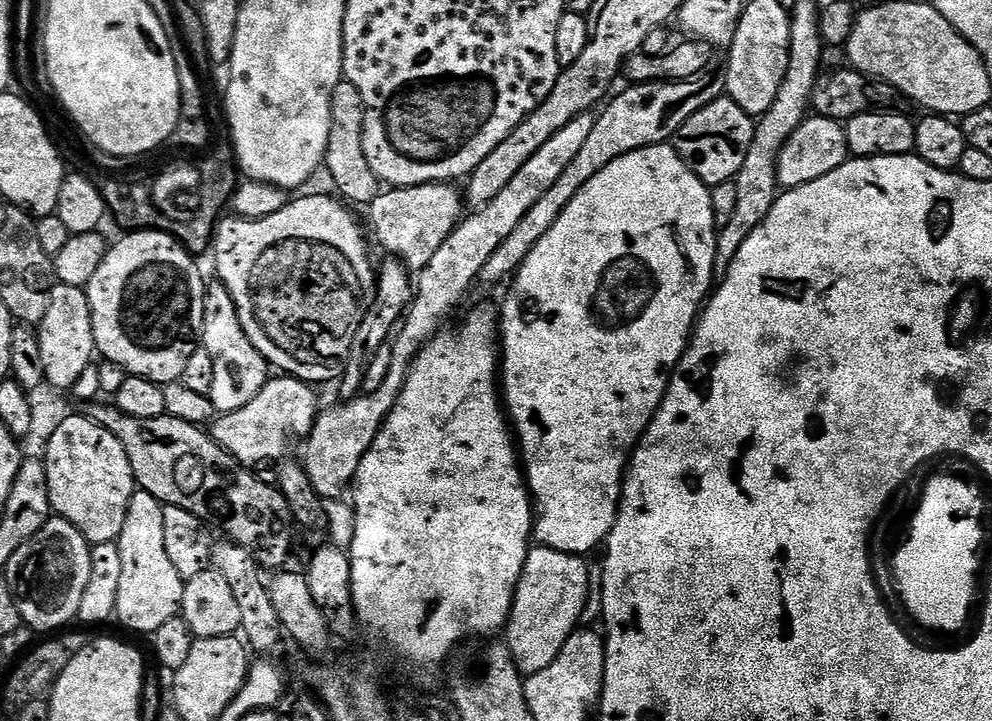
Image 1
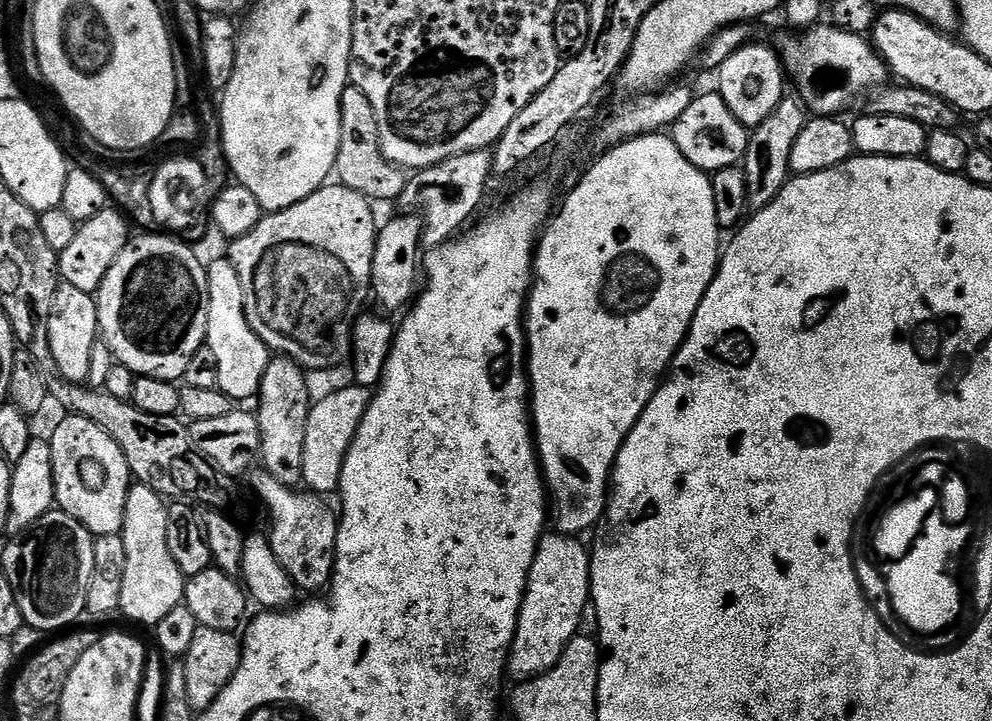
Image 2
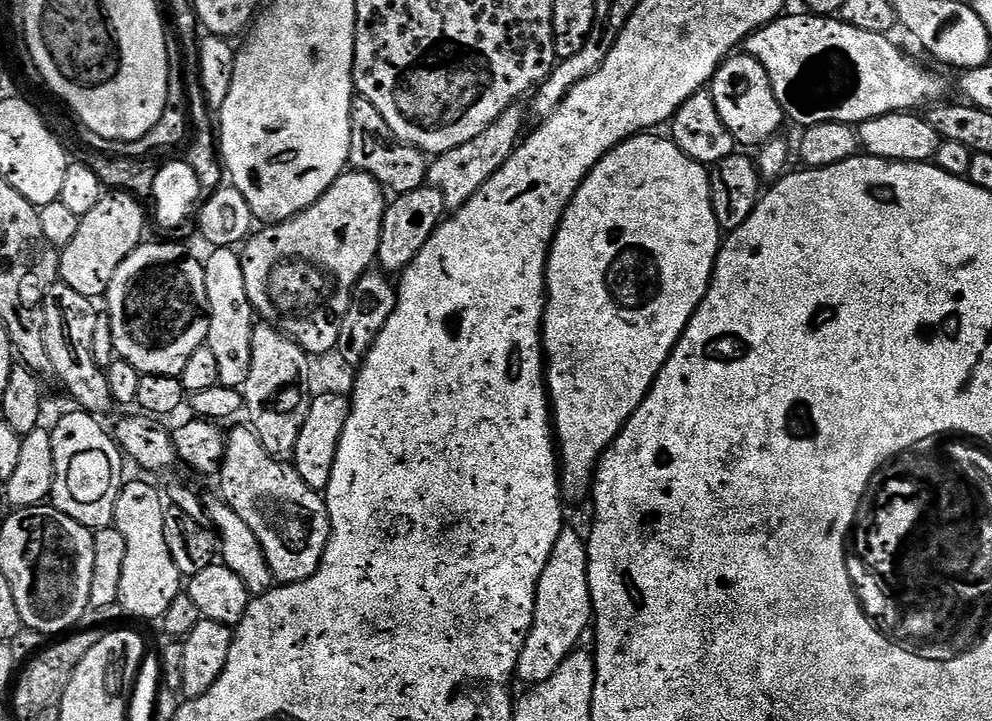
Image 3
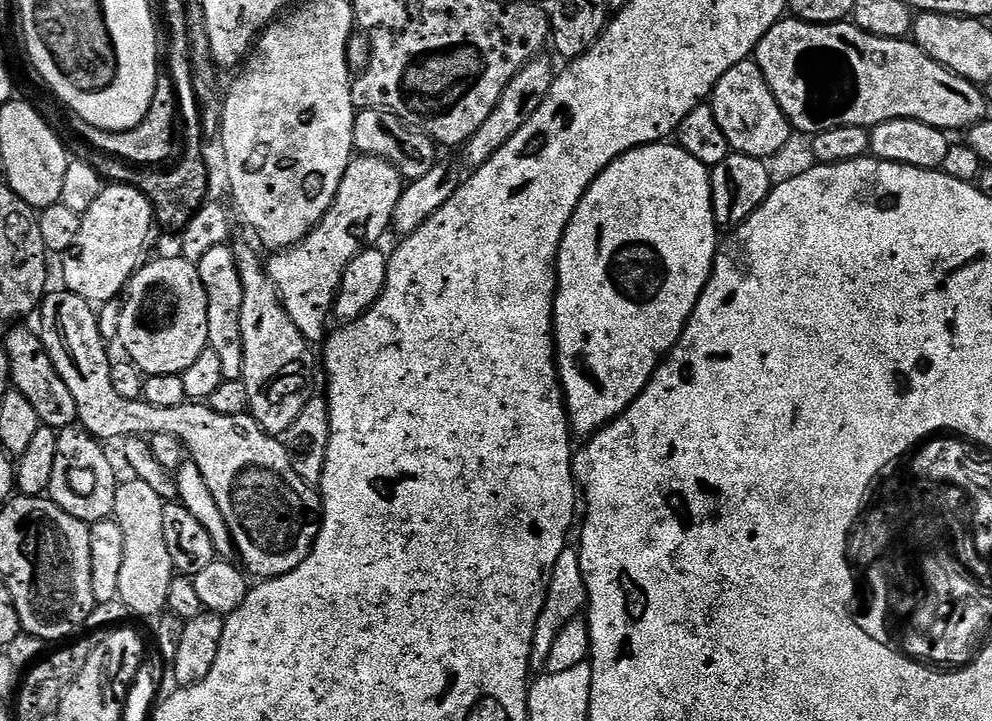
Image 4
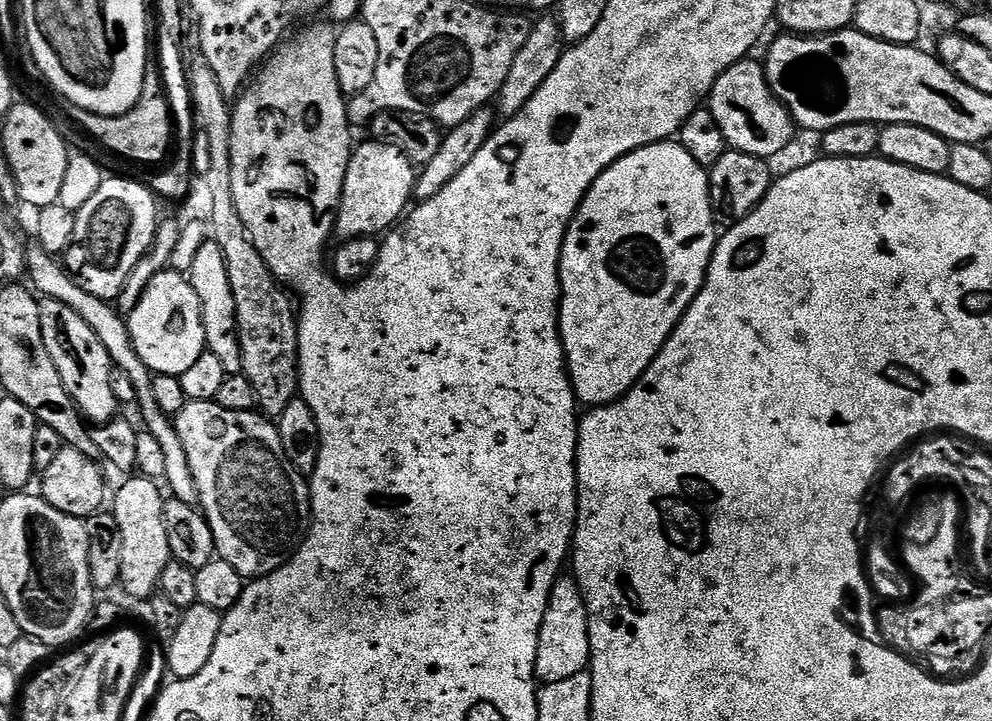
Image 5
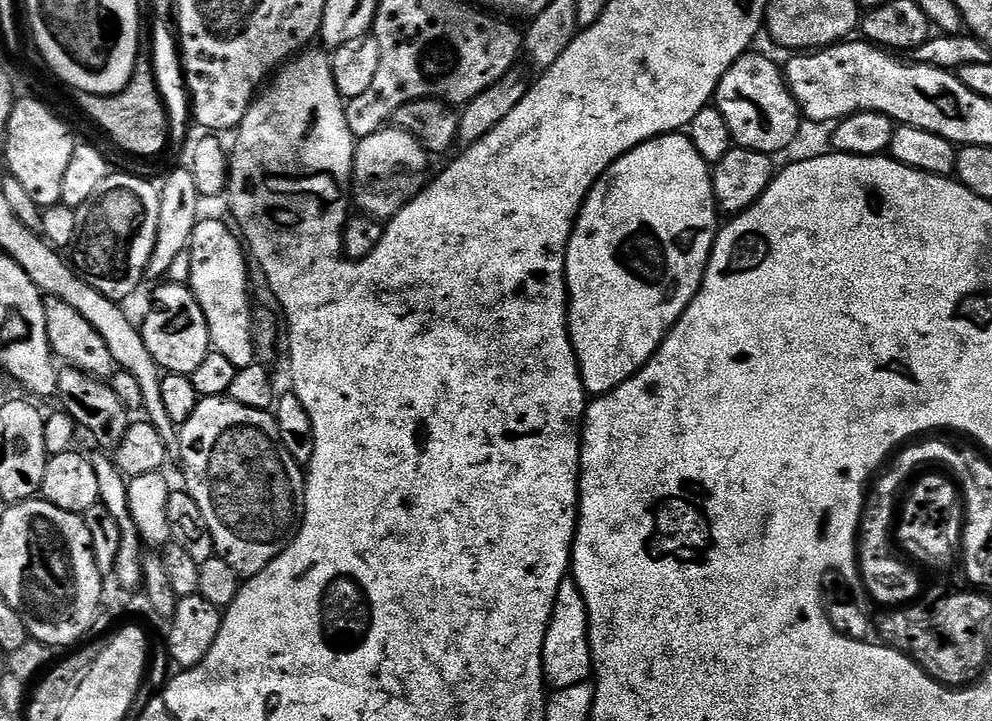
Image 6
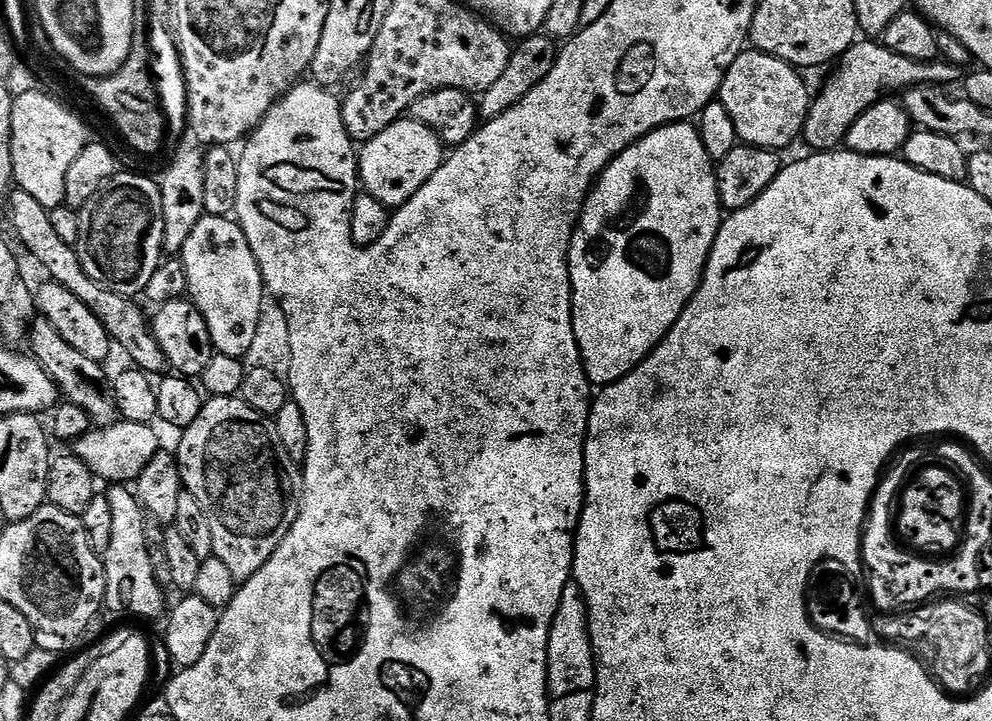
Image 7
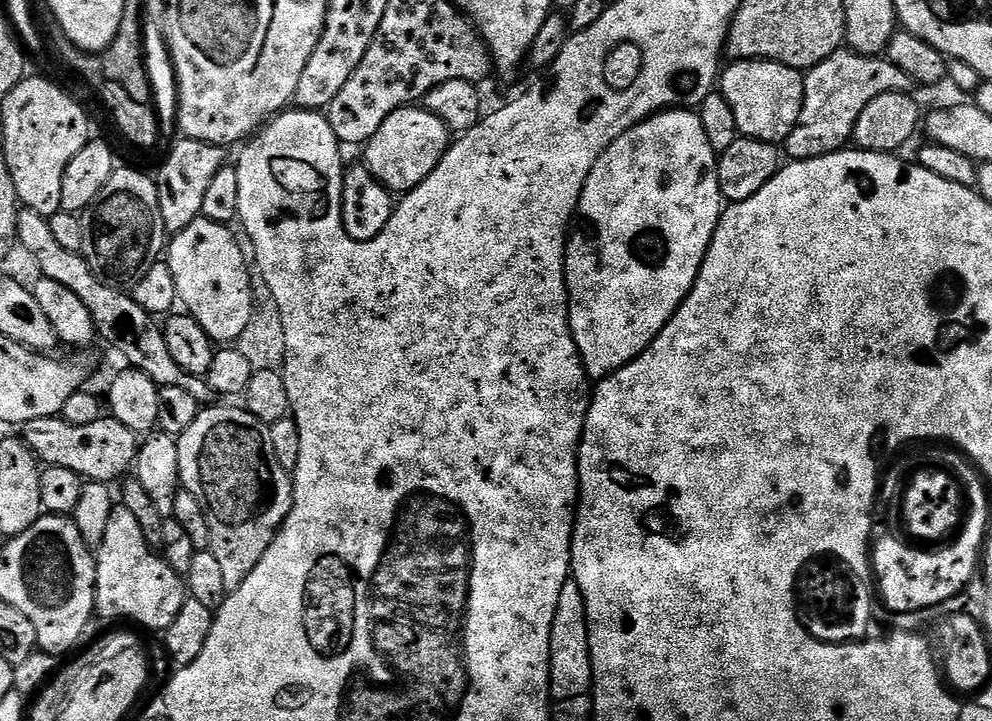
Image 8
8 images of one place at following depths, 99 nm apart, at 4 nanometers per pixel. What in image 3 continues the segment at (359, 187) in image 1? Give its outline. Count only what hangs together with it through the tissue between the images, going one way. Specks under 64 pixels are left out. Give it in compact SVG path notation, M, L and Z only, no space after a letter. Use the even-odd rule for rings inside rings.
M357 95L350 106L348 163L355 171L370 174L370 178L377 180L389 193L401 196L425 187L430 160L422 150L400 141L394 130L386 126L386 118L382 118L366 98Z

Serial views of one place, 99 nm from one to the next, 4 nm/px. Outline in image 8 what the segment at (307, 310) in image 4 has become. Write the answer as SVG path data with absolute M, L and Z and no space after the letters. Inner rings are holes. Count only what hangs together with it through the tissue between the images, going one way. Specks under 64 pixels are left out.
M409 106L394 110L394 114L390 114L382 126L378 126L378 134L363 145L362 160L377 182L389 192L407 194L440 165L449 147L450 133L442 118L434 118L434 114L422 106Z

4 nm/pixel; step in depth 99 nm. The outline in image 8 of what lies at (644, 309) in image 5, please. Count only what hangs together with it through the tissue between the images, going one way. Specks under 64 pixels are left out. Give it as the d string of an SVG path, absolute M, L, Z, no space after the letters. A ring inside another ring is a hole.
M674 108L658 112L649 120L644 120L641 124L626 130L626 134L614 138L614 142L602 153L598 162L594 162L580 195L578 216L584 221L580 225L577 223L571 229L564 250L564 281L568 283L568 321L574 342L578 346L578 354L593 381L603 380L605 376L614 374L622 366L641 356L652 345L656 335L668 325L672 315L679 310L684 299L690 294L720 221L722 197L716 173L717 159L718 154L710 146L710 138L706 138L706 130L702 130L699 115L692 110Z

